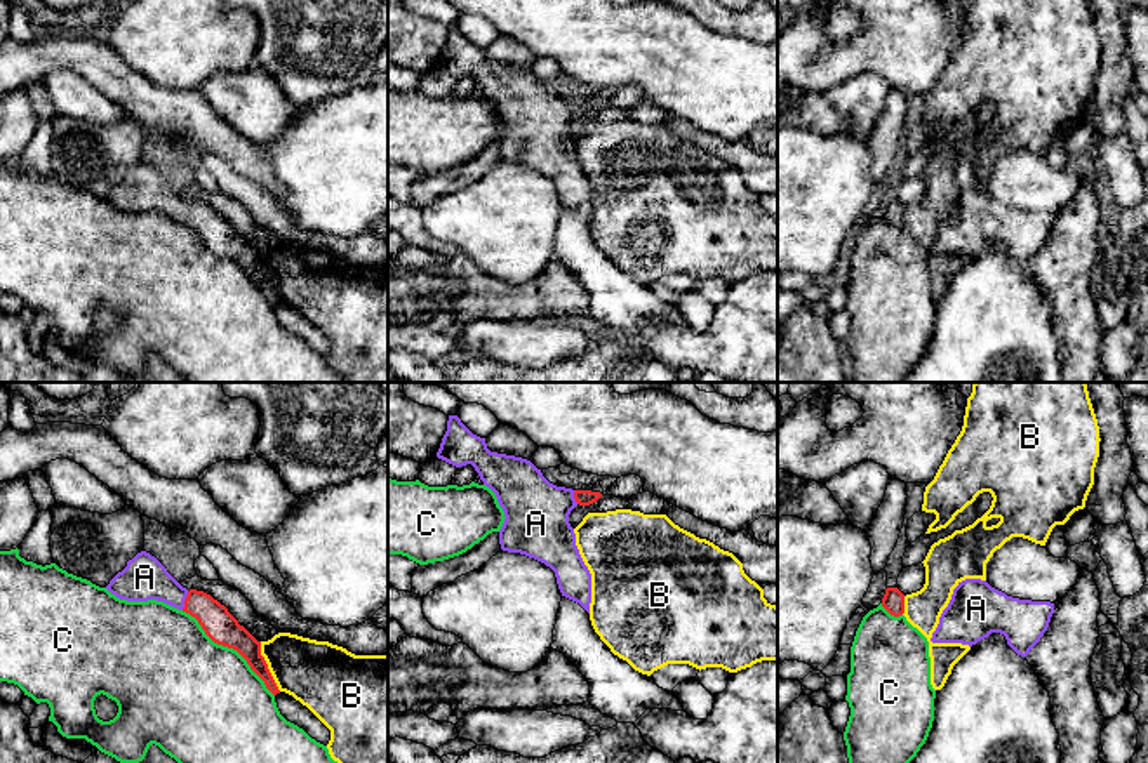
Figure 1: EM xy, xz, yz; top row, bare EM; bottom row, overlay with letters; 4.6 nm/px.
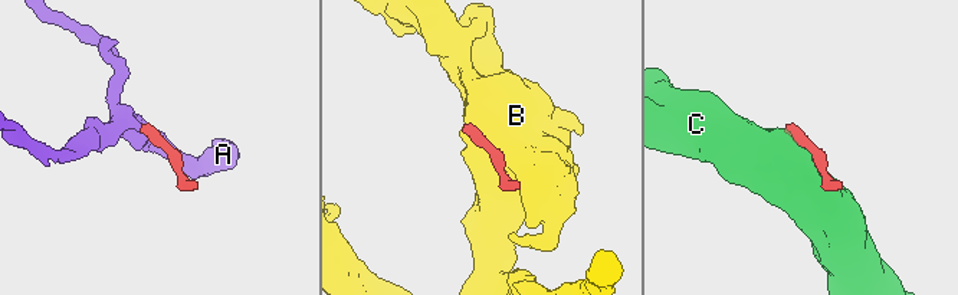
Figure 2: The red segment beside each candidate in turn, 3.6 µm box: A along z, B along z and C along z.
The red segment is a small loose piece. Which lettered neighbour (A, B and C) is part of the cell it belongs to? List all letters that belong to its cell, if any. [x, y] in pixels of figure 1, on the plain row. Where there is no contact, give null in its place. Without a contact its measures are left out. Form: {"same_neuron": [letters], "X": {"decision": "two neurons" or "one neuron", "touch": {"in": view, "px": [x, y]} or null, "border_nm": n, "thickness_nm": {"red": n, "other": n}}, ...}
{"same_neuron": ["A"], "A": {"decision": "one neuron", "touch": {"in": "xy", "px": [185, 211]}, "border_nm": 90, "thickness_nm": {"red": 150, "other": 200}}, "B": {"decision": "two neurons", "touch": {"in": "xy", "px": [266, 277]}, "border_nm": 260, "thickness_nm": {"red": 140, "other": 300}}, "C": {"decision": "two neurons", "touch": {"in": "xy", "px": [230, 258]}, "border_nm": 600, "thickness_nm": {"red": 150, "other": 480}}}

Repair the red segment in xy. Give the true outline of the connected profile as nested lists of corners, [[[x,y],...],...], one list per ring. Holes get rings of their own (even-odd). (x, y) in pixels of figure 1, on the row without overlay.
[[[141,162],[129,170],[127,177],[110,191],[106,200],[120,210],[157,210],[190,224],[214,254],[237,261],[264,292],[266,299],[273,306],[280,304],[261,266],[261,252],[210,205],[183,198],[150,163]]]

